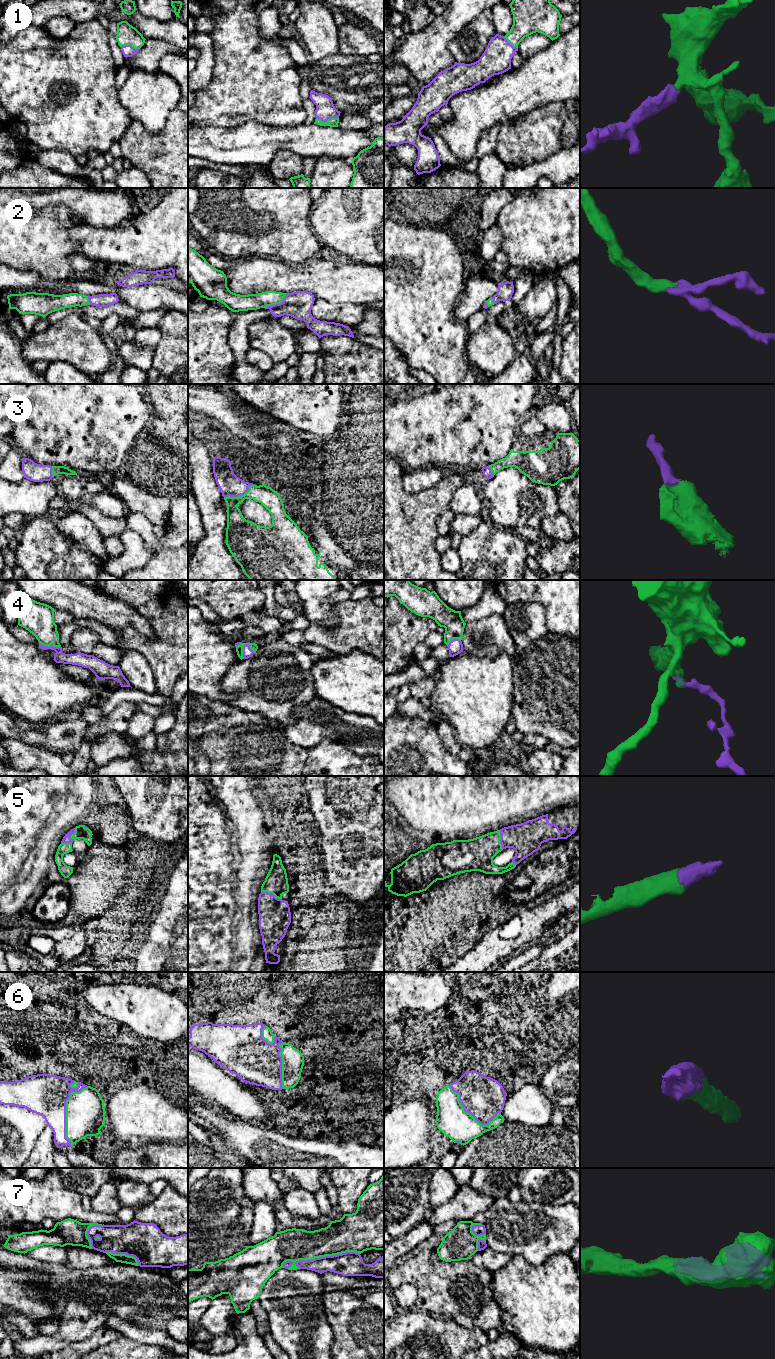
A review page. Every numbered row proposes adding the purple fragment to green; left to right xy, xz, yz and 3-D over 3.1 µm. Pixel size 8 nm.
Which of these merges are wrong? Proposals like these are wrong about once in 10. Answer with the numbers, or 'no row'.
no row

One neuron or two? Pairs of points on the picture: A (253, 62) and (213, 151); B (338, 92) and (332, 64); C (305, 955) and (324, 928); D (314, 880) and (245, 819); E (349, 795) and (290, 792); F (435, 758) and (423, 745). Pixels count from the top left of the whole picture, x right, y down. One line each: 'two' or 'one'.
A: two
B: one
C: two
D: two
E: one
F: one

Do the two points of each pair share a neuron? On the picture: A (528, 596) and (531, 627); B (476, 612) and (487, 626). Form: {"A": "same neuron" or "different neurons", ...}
{"A": "different neurons", "B": "different neurons"}

